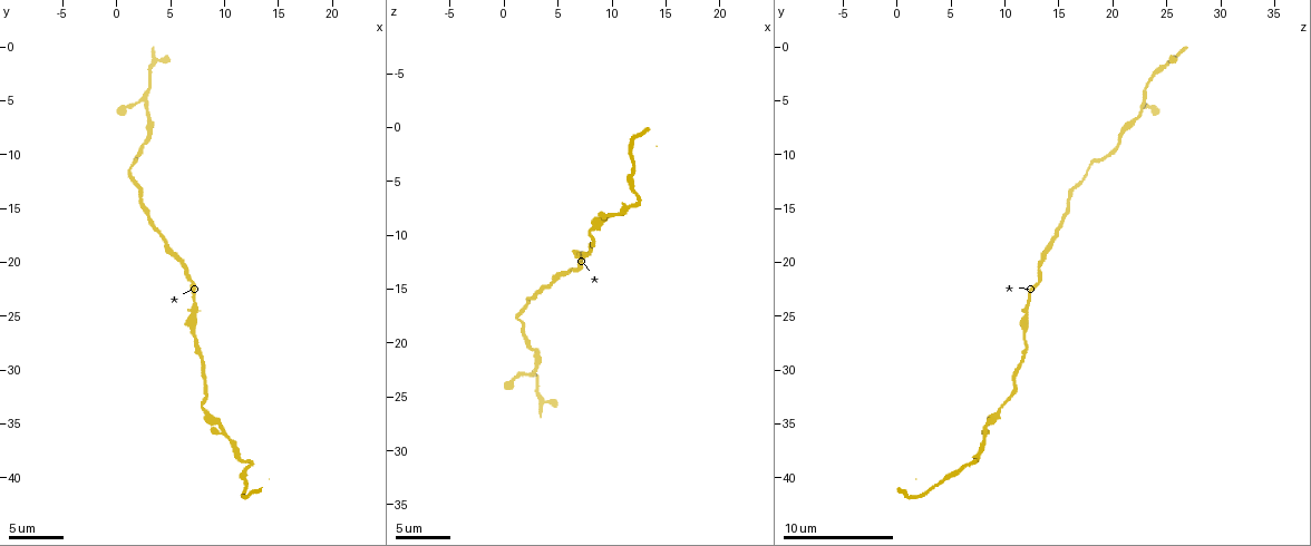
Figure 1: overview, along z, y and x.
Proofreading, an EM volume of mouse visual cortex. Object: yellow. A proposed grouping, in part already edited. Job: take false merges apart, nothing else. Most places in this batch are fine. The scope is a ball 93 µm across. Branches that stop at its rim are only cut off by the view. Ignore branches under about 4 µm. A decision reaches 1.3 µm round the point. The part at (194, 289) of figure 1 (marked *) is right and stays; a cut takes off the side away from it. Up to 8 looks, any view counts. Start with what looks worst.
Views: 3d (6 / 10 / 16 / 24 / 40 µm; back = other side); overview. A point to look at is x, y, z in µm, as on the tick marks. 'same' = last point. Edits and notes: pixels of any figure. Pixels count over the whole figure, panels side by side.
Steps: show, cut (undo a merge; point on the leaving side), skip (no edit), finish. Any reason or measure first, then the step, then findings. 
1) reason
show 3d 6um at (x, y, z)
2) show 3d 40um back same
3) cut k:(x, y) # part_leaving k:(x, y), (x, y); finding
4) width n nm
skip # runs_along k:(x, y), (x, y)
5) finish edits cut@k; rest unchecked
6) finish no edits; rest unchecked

a narrow waist
show 3d 6um at (1.2, 11.4, 17.8)

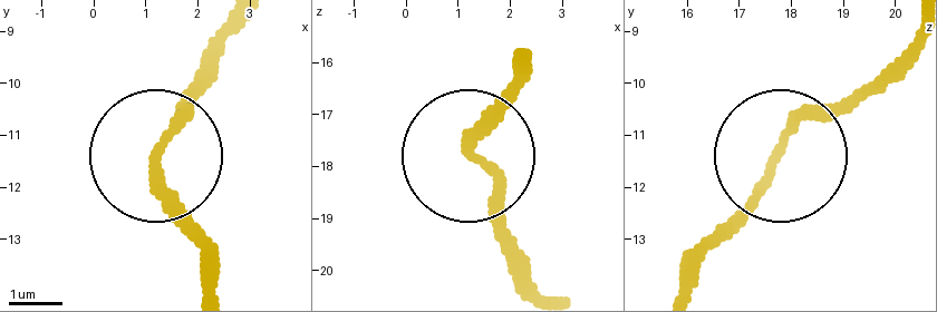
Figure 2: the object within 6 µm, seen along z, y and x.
skip # runs_along 2:(687, 282), (793, 135), (847, 108), (896, 60); all the same cell

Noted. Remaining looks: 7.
sudden change in width
show 3d 10um at (3.2, 8.4, 20.8)

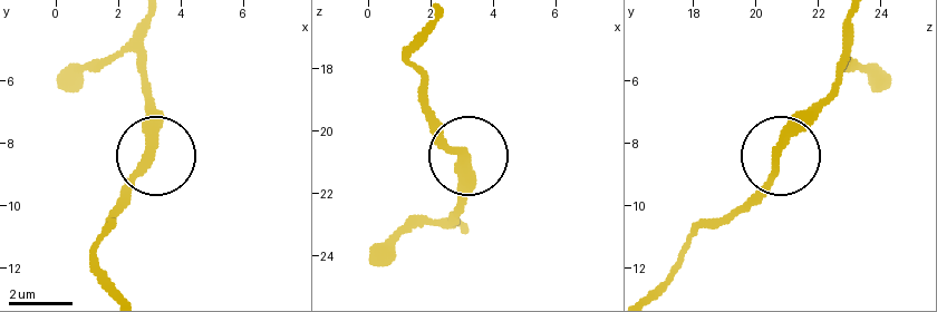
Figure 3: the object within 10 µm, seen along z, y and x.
width 270 nm
skip # runs_along 3:(655, 293), (686, 245), (726, 221), (836, 96); continuous, no second cell

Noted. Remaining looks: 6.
sudden change in width
show 3d 10um at (9.6, 35.2, 8.0)

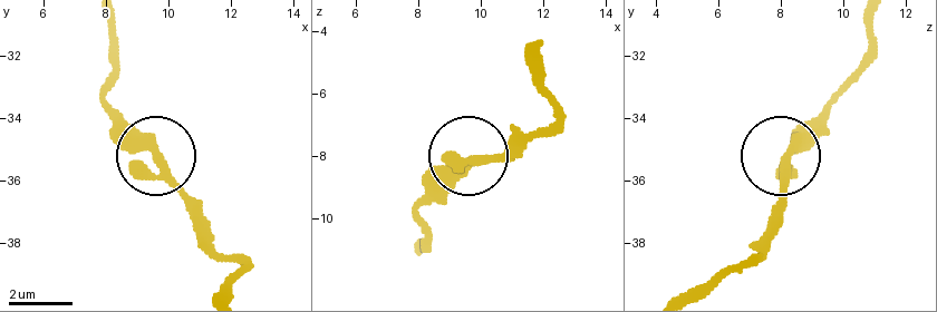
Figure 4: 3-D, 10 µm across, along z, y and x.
closer look
show 3d 6um at (9.4, 35.4, 8.2)

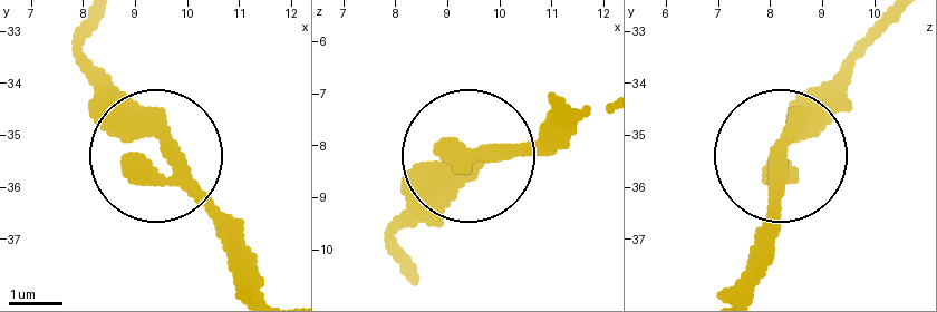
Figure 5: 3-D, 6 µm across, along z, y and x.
skip # one cell here

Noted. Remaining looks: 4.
narrows sharply
show 3d 10um at (8.2, 31.4, 10.8)

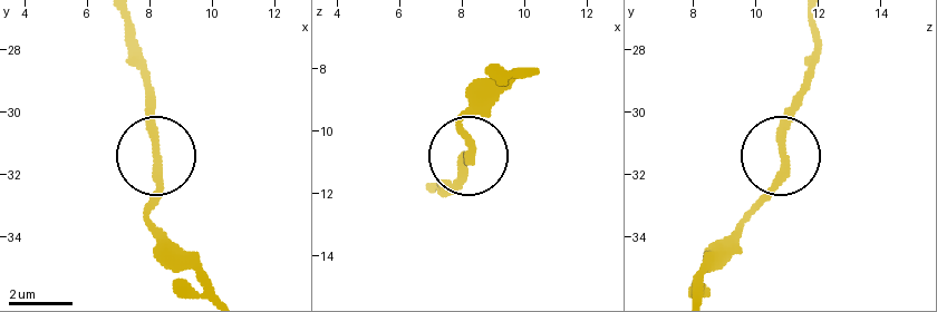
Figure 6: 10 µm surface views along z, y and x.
skip # continuous, no second cell

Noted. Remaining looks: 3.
finish no edits; rest unchecked

